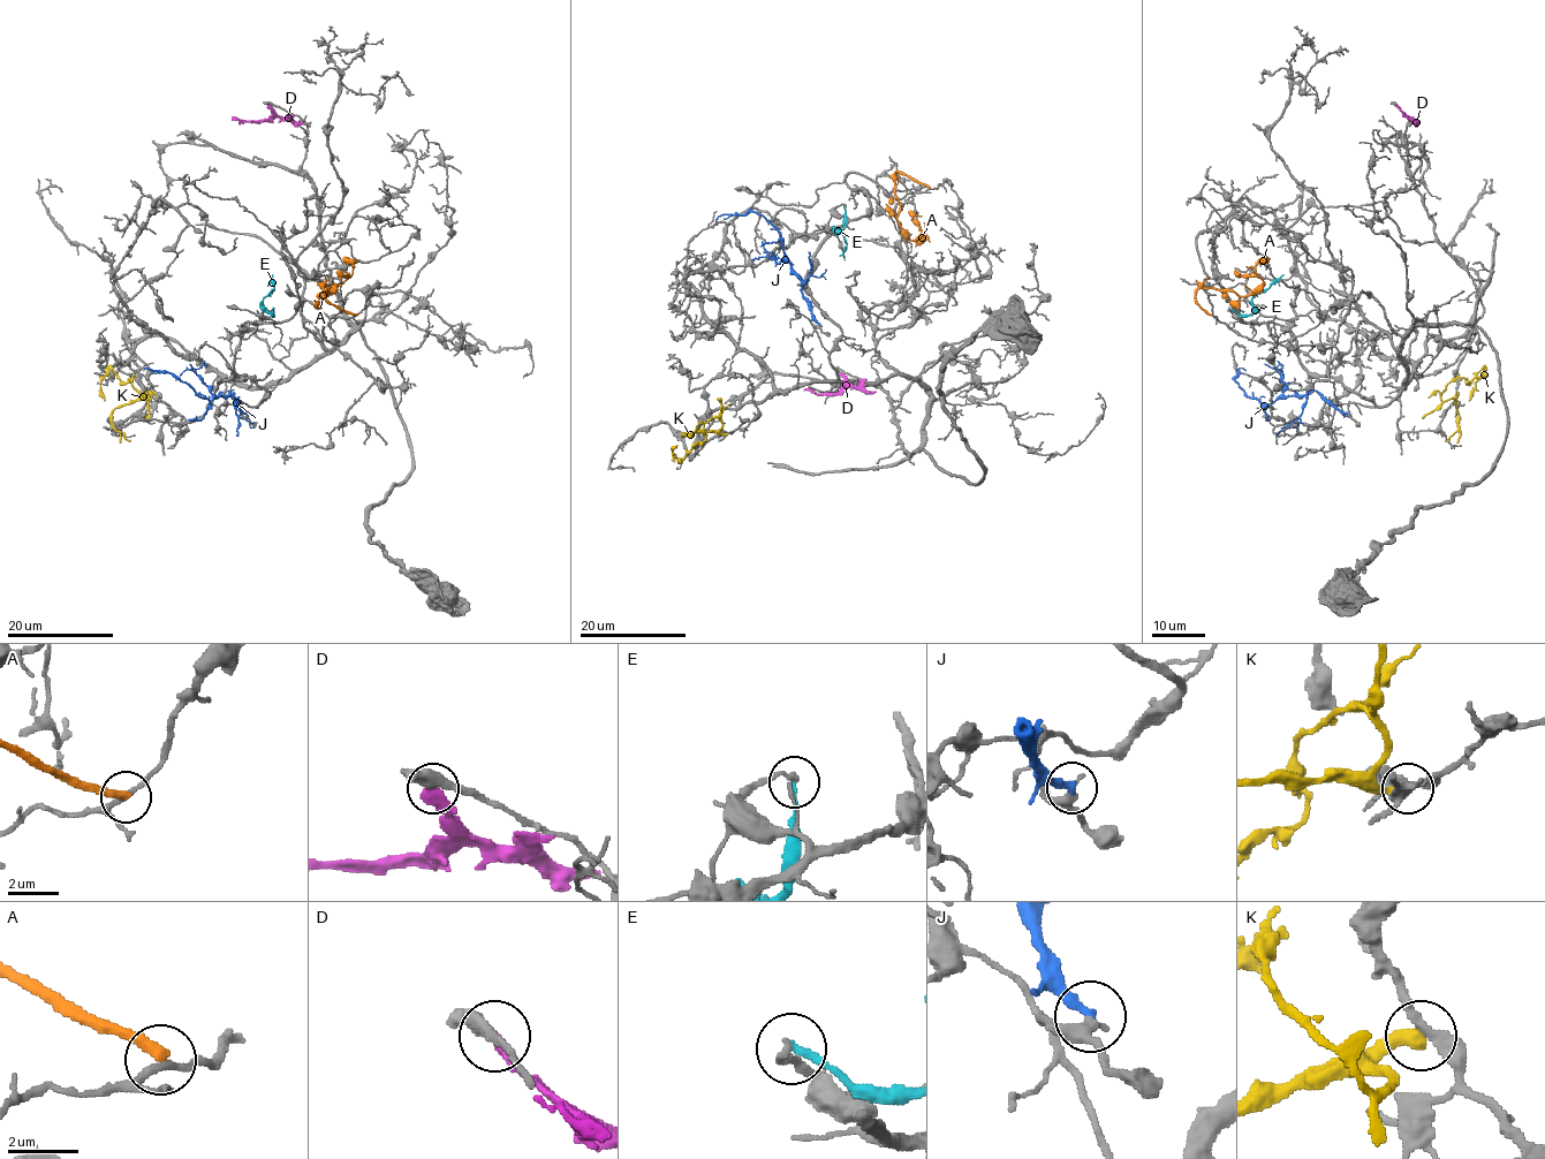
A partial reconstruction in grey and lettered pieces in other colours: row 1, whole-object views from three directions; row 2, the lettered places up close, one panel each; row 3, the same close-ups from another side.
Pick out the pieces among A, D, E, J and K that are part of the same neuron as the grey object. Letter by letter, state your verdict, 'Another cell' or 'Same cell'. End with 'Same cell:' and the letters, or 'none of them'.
A: Another cell
D: Another cell
E: Another cell
J: Another cell
K: Another cell
Same cell: none of them

